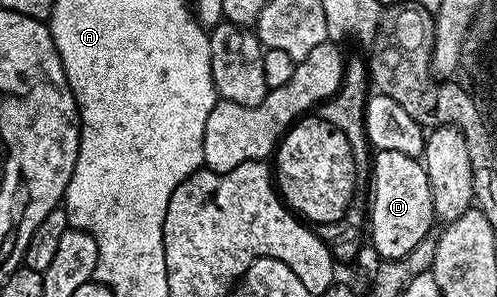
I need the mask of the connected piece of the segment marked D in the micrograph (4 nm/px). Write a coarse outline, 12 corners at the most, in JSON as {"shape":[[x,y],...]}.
{"shape":[[377,152],[367,228],[382,261],[435,225],[418,157]]}

